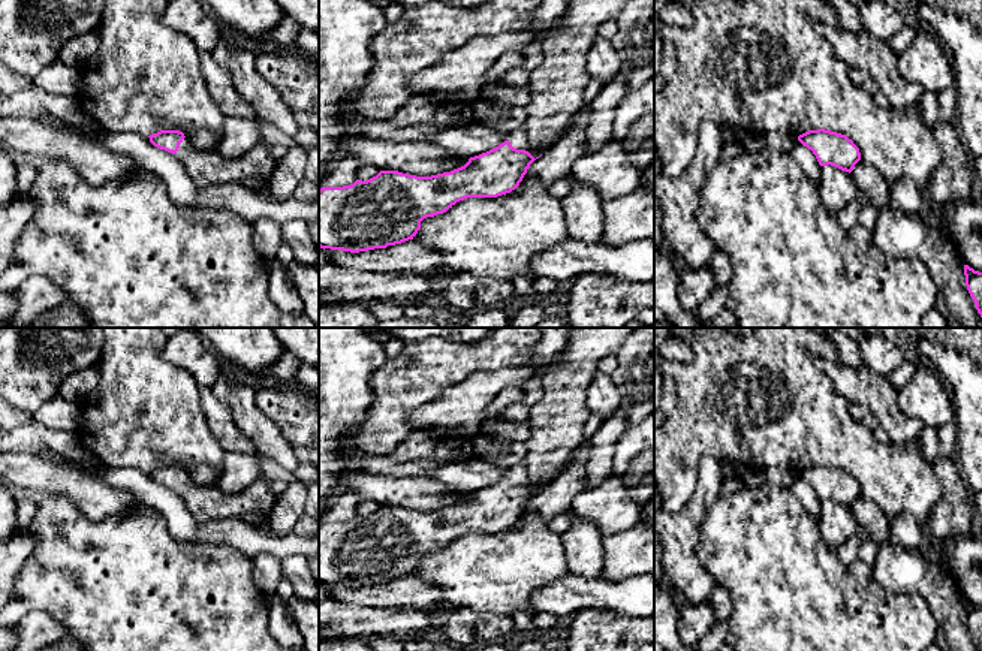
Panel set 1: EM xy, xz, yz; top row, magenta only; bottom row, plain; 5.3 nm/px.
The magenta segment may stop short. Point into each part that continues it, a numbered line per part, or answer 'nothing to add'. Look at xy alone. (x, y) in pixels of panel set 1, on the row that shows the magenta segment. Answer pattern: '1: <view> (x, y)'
1: xy (205, 168)

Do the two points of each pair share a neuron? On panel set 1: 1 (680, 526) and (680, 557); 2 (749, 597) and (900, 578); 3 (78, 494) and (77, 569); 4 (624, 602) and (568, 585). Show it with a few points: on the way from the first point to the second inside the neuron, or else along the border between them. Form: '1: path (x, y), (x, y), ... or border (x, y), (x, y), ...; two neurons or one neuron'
1: path (680, 533), (680, 549); one neuron
2: border (871, 566), (873, 576), (885, 588), (912, 594); two neurons
3: border (60, 496), (95, 520), (113, 515); two neurons
4: path (611, 596), (581, 593); one neuron

